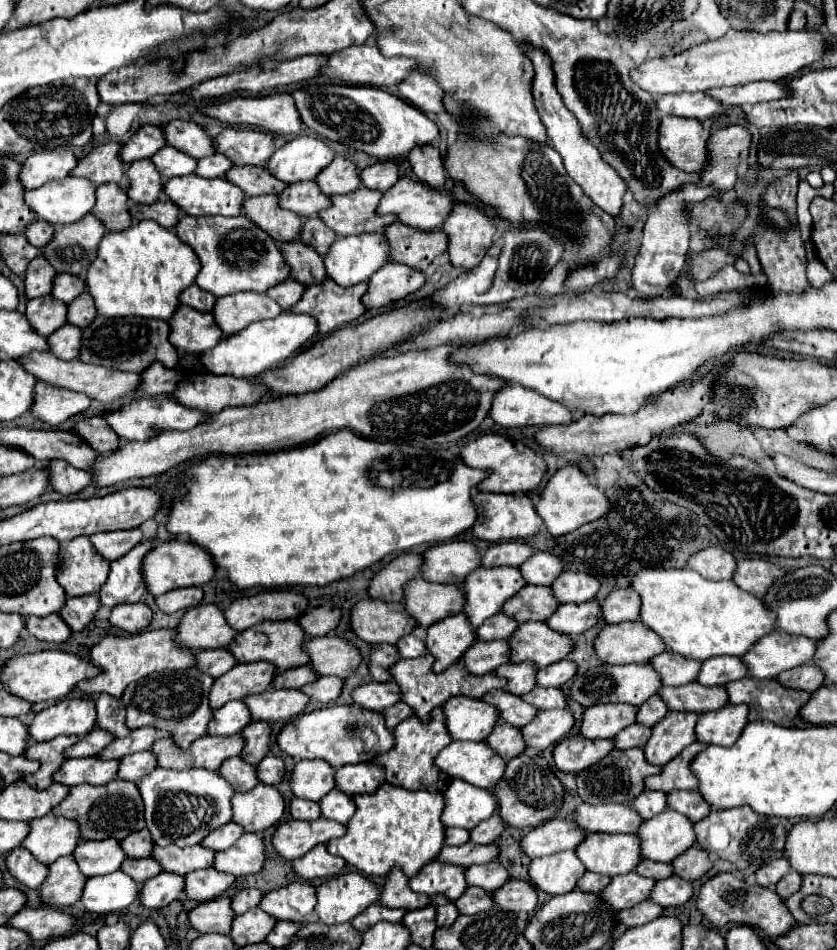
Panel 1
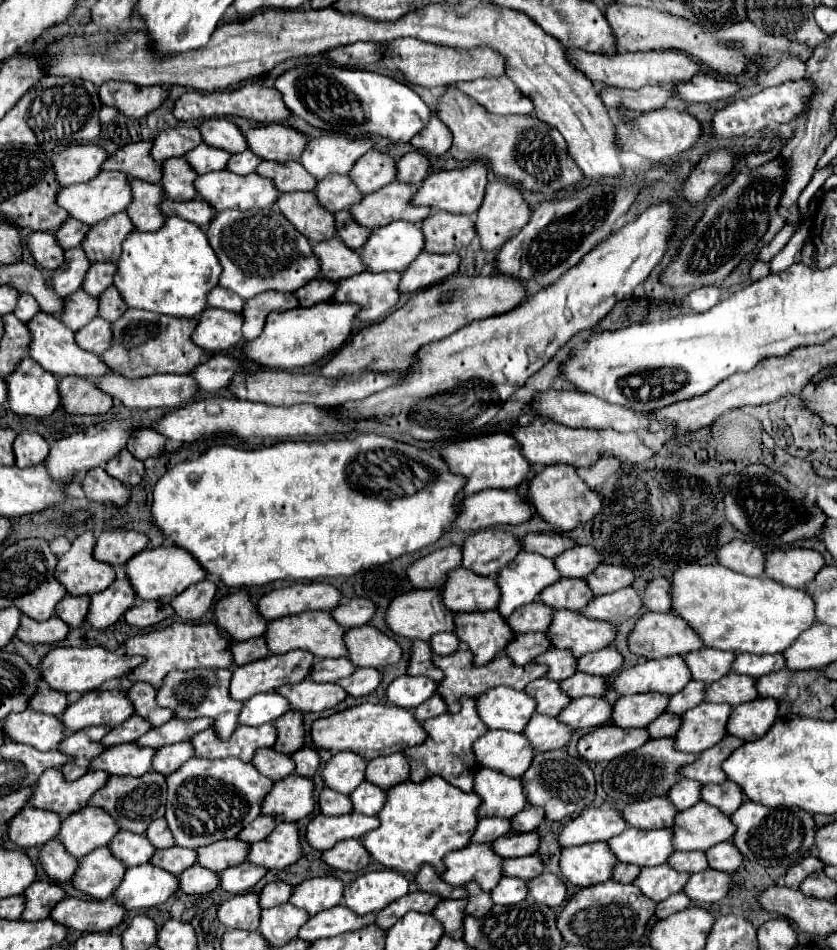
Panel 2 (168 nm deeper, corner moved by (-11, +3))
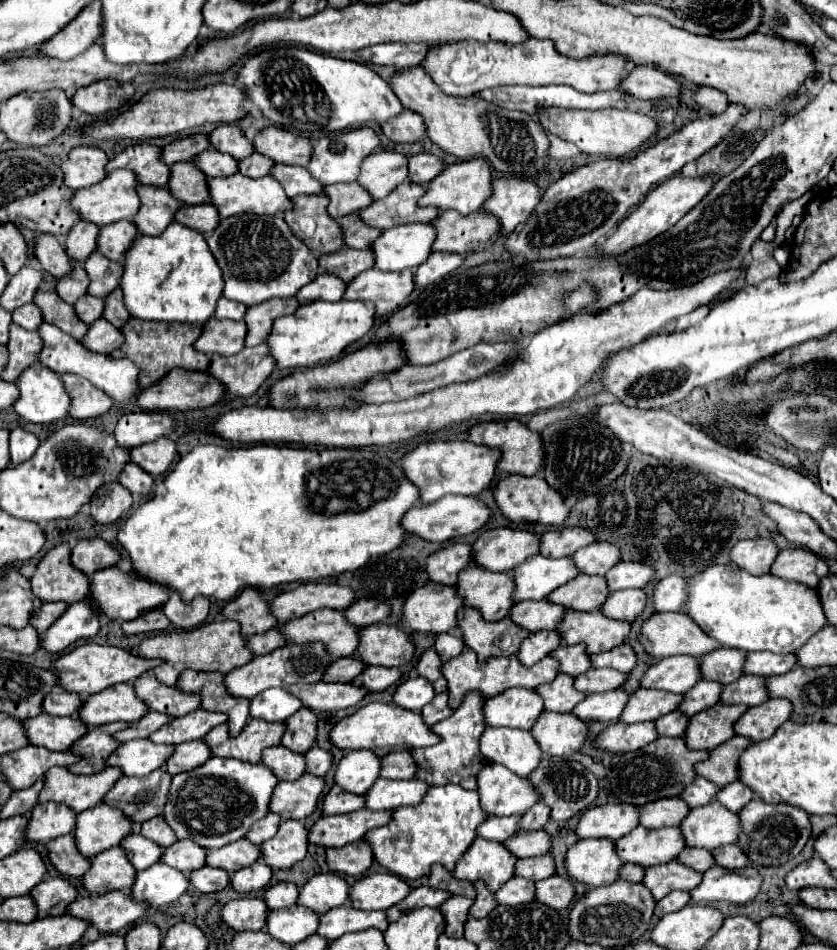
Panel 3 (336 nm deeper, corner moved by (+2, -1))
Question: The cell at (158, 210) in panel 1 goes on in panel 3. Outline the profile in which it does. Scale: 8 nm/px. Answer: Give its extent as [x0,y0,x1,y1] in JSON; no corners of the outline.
[176,202,220,234]

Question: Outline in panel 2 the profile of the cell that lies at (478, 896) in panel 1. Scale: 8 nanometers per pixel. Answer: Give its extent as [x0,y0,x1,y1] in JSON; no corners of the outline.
[491,876,527,904]

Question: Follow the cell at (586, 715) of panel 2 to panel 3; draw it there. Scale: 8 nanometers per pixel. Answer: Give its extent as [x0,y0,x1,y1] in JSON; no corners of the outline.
[572,688,630,722]

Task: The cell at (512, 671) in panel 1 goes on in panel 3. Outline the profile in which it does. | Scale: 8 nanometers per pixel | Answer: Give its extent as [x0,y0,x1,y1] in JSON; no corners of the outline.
[552,644,592,676]

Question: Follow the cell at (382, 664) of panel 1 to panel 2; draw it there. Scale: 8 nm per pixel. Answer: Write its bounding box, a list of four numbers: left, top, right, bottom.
[407,640,441,682]

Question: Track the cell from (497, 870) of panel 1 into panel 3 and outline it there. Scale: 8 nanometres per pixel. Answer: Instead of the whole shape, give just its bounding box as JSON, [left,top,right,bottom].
[516,854,556,880]

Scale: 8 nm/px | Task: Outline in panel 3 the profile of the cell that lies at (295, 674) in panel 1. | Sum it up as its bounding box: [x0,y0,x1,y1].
[324,656,366,682]

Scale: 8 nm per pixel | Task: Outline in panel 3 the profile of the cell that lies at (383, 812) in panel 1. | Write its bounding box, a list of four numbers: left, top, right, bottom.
[364,786,486,880]

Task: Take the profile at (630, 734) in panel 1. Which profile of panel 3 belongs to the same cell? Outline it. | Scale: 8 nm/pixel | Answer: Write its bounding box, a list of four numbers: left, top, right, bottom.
[656,710,690,736]

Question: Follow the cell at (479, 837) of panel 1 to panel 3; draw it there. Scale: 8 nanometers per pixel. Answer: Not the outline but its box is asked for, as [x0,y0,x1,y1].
[518,802,550,830]

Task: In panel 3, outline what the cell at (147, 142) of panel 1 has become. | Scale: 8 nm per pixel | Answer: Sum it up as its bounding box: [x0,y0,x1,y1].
[162,134,212,166]

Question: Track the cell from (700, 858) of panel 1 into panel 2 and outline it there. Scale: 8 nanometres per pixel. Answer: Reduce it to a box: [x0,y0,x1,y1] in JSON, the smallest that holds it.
[705,840,743,872]

